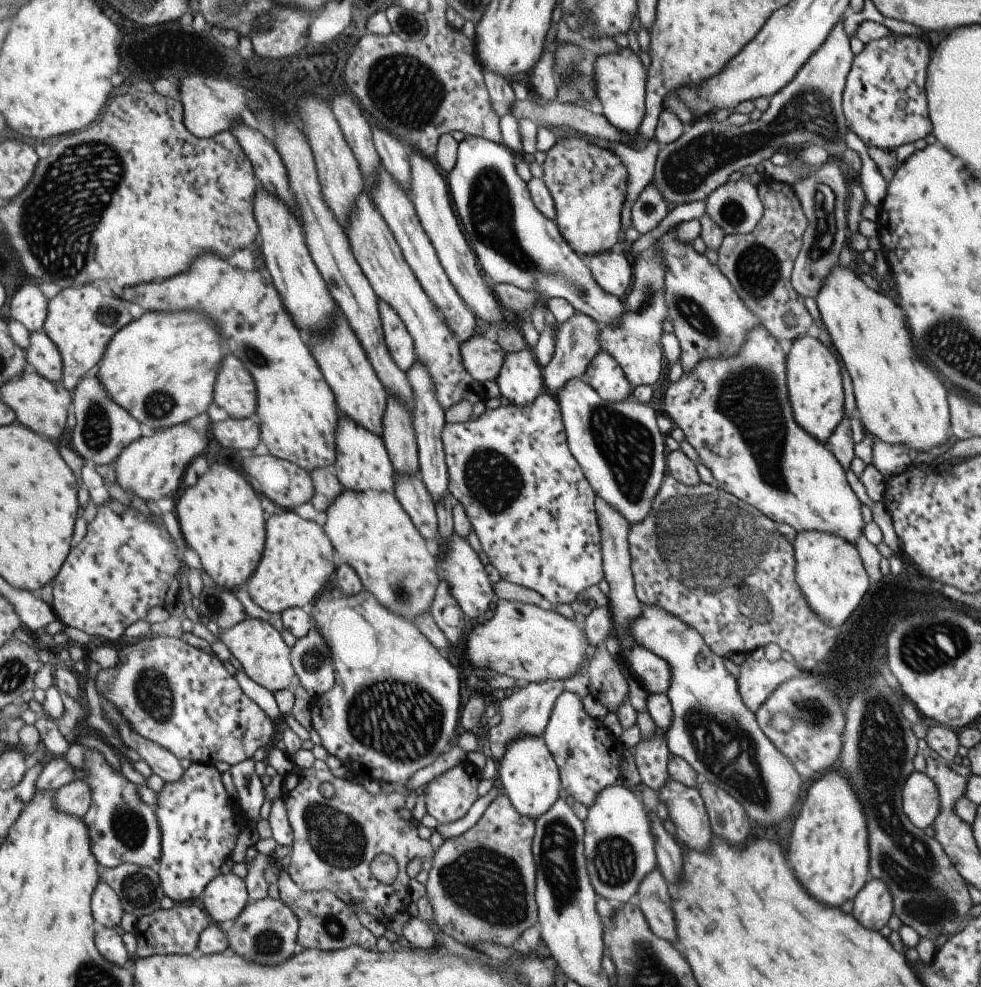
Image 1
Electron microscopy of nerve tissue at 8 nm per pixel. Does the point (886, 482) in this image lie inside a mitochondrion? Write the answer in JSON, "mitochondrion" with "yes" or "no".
{"mitochondrion":"no"}

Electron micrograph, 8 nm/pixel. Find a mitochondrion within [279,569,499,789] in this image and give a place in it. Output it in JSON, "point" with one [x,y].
{"point":[400,719]}

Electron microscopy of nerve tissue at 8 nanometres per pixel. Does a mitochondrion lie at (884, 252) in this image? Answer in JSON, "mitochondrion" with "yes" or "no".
{"mitochondrion":"no"}

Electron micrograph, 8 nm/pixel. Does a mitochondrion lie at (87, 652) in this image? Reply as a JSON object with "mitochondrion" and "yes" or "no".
{"mitochondrion":"no"}

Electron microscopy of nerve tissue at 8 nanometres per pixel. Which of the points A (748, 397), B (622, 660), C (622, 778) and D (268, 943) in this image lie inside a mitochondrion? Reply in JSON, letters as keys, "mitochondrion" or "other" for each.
{"A":"mitochondrion","B":"other","C":"other","D":"mitochondrion"}

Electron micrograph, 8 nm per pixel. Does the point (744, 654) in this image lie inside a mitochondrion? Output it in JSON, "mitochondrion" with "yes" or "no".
{"mitochondrion":"no"}

